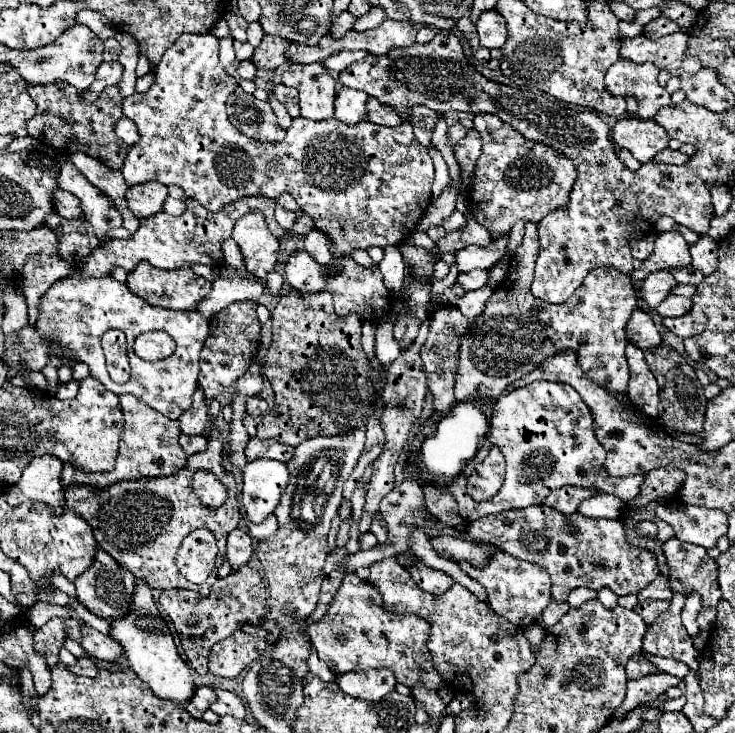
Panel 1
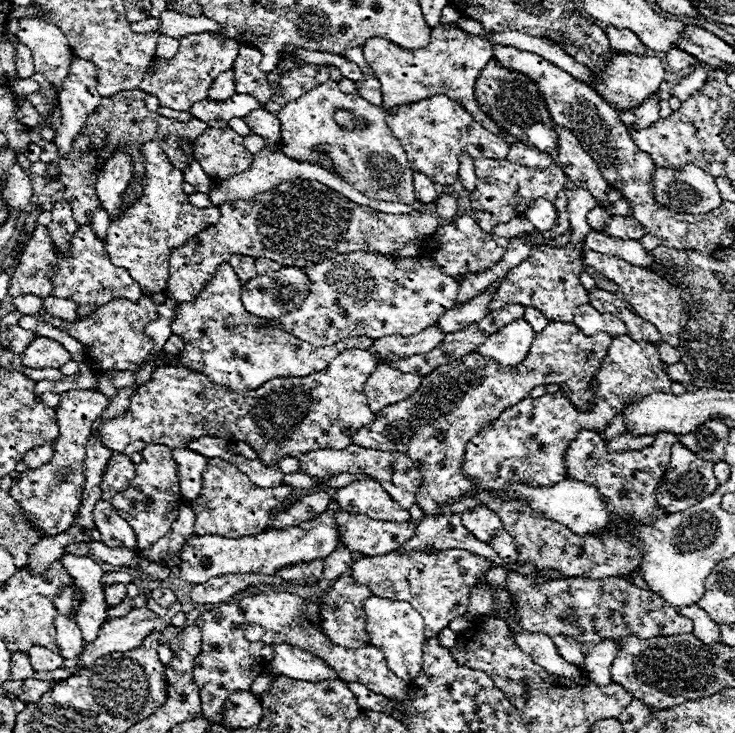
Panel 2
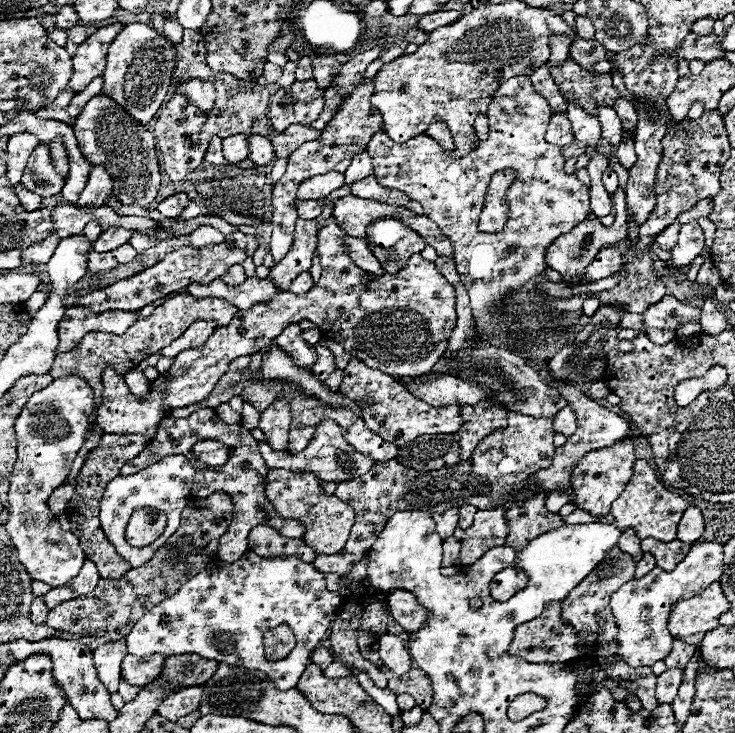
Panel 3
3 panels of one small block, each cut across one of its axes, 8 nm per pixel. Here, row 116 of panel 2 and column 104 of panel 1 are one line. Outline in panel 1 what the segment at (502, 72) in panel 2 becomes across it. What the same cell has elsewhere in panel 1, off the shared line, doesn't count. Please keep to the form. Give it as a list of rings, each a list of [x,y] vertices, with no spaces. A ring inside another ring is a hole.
[[[218,428],[208,430],[208,448],[202,454],[190,456],[188,464],[170,478],[148,478],[142,482],[120,482],[114,484],[102,494],[98,490],[90,490],[90,486],[70,486],[66,490],[66,508],[74,514],[80,514],[92,530],[102,550],[106,550],[124,570],[132,572],[136,578],[144,580],[150,588],[166,590],[166,588],[188,588],[198,594],[208,594],[210,586],[217,578],[218,569],[226,556],[226,538],[240,524],[240,508],[238,508],[238,484],[222,466],[224,460],[224,440]],[[198,470],[212,472],[228,490],[228,500],[220,508],[206,508],[192,490],[192,476]],[[196,528],[210,530],[218,540],[218,555],[210,578],[198,586],[188,582],[176,568],[176,552],[184,536],[188,536]]]

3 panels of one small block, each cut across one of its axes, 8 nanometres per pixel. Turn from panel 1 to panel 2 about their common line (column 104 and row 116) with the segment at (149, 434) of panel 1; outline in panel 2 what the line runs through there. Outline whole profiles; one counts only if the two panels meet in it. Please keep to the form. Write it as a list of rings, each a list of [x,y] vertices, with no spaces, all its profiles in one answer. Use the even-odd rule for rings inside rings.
[[[444,26],[434,28],[430,34],[430,44],[420,50],[398,48],[396,44],[390,44],[390,40],[382,40],[382,38],[370,38],[364,44],[364,58],[382,84],[382,98],[386,108],[412,104],[412,102],[430,98],[434,94],[444,94],[444,96],[450,96],[454,102],[458,102],[462,108],[466,108],[466,112],[470,112],[474,120],[482,124],[482,128],[486,128],[488,132],[500,134],[500,128],[480,110],[474,98],[476,78],[480,76],[482,68],[490,62],[492,56],[494,56],[494,50],[490,42],[470,38],[462,30],[454,32]]]

